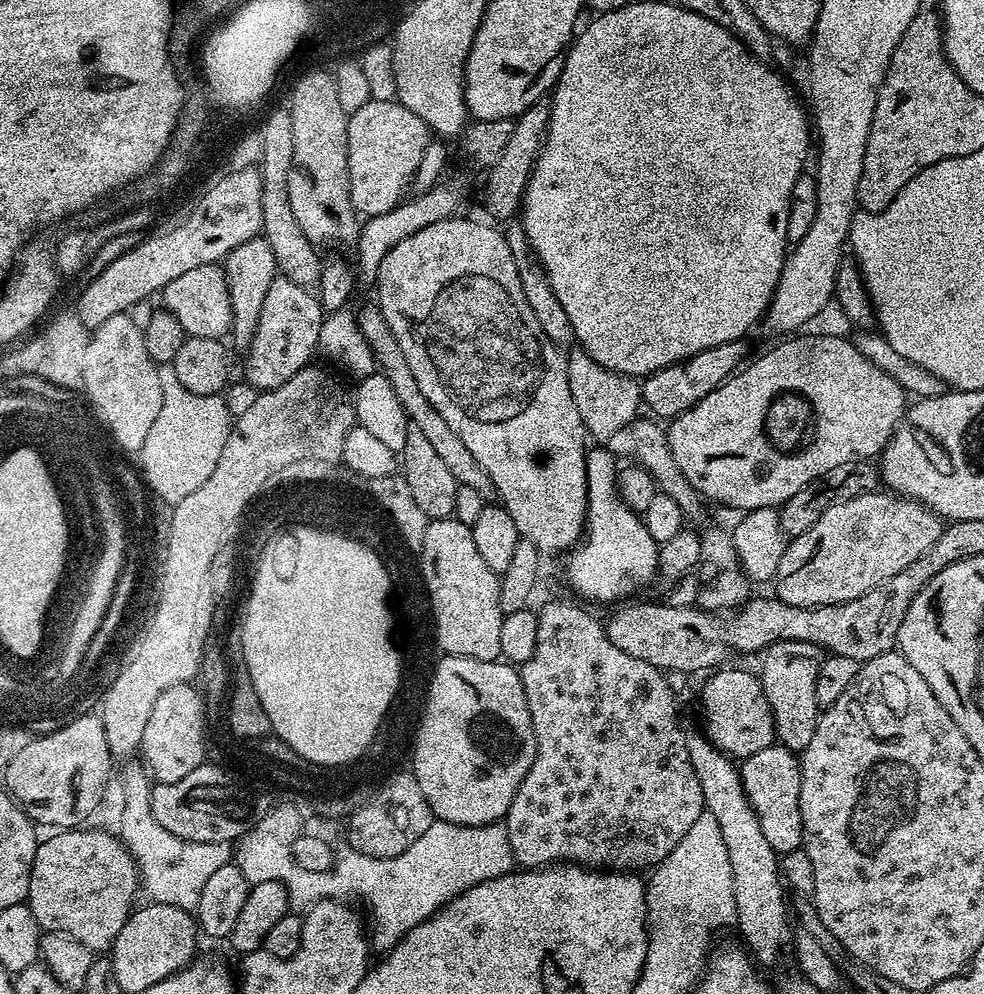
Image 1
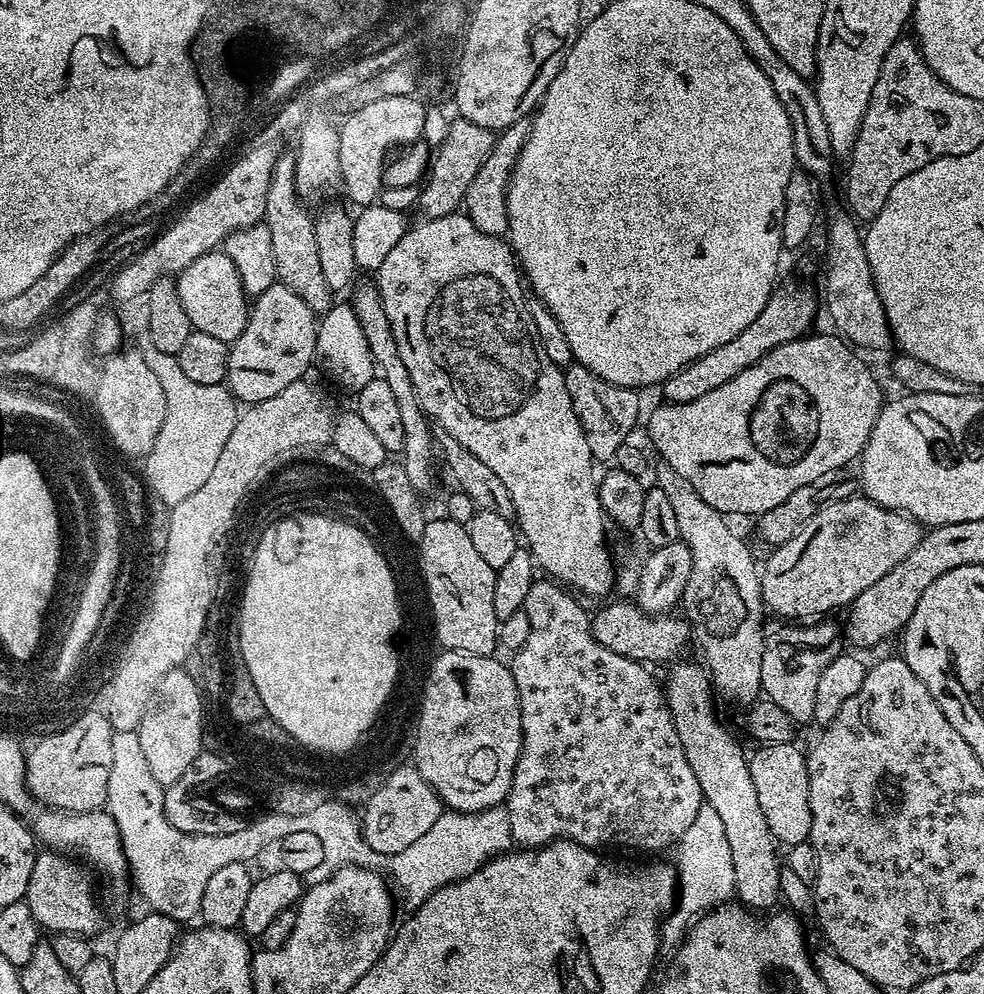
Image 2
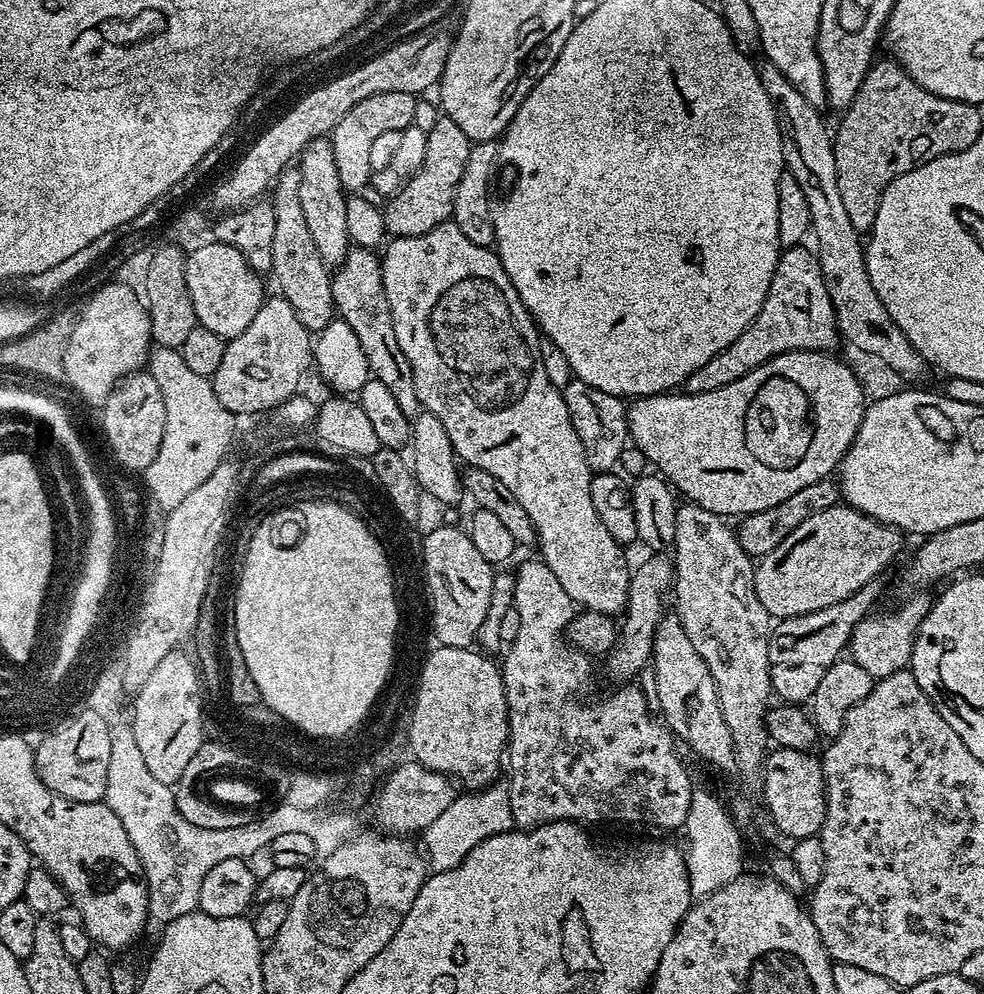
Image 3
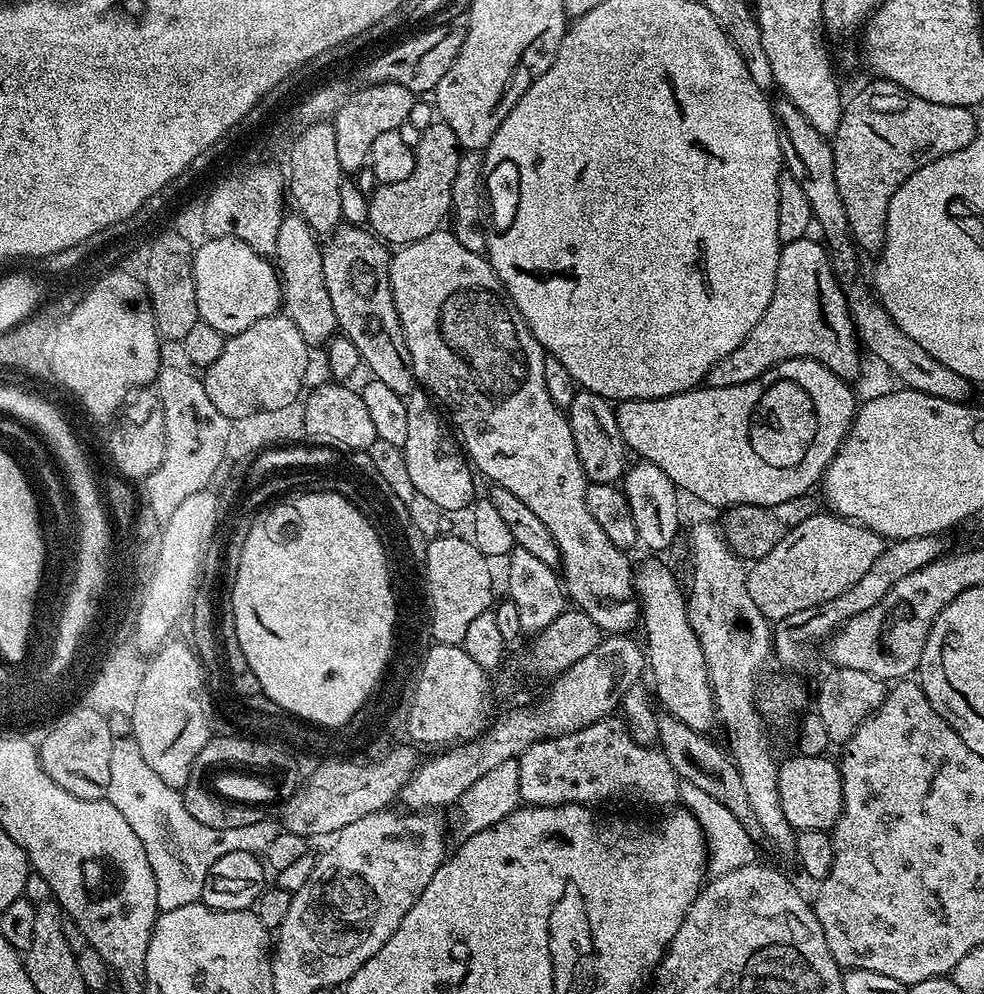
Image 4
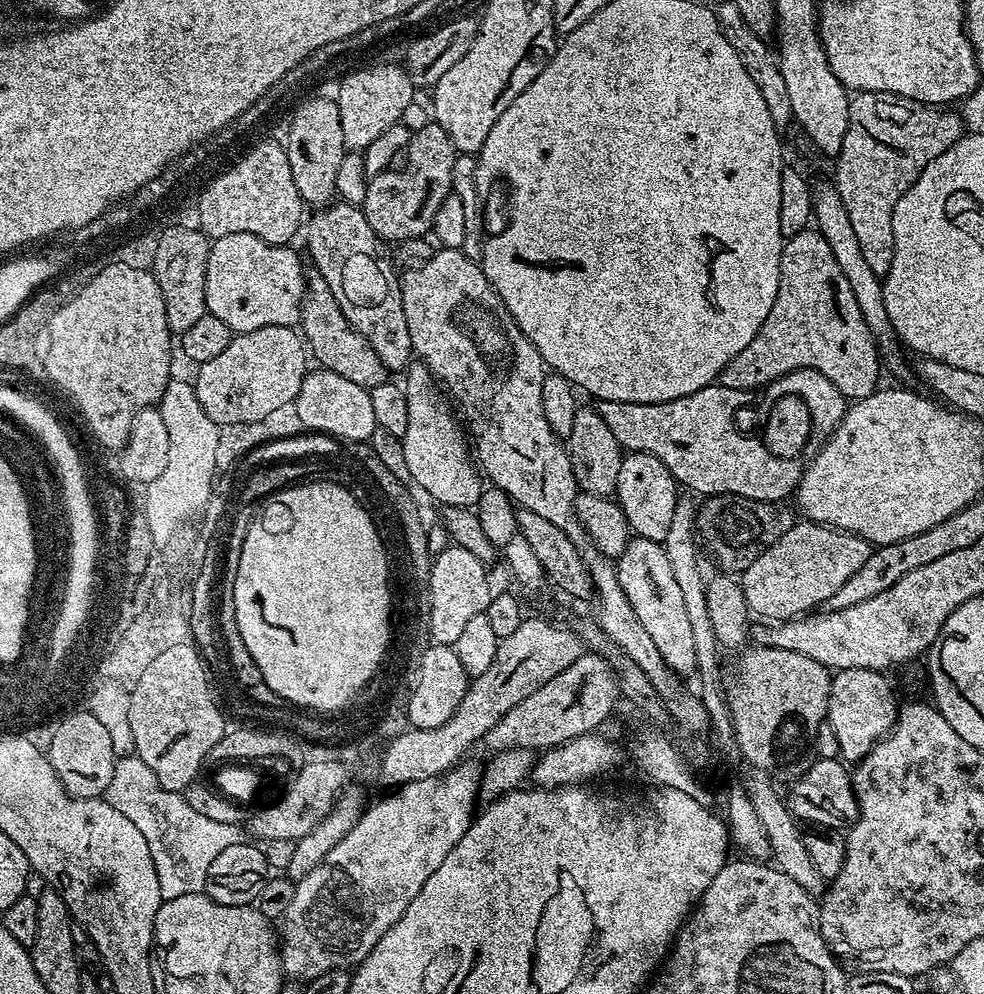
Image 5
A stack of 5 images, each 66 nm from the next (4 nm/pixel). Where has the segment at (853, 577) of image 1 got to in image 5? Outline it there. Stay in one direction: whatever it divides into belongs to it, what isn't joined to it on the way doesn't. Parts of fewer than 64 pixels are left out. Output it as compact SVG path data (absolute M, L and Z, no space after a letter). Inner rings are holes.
M796 522L774 546L767 548L739 577L740 588L753 617L768 622L795 620L819 609L870 558L873 545L853 532L842 532L826 524Z

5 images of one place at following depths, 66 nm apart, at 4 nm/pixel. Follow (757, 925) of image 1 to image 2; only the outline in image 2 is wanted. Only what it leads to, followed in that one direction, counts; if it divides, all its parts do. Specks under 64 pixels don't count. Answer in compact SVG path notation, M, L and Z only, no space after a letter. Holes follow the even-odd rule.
M673 663L667 669L668 684L666 680L663 685L664 701L668 704L674 730L678 730L678 742L682 742L686 762L690 762L694 778L698 778L704 803L714 806L722 827L726 829L730 858L734 861L735 899L749 910L775 909L782 896L782 856L776 853L778 842L772 836L770 826L766 826L762 805L754 791L748 756L740 749L739 742L716 721L716 708L712 705L714 689L707 671L699 663L680 663Z

